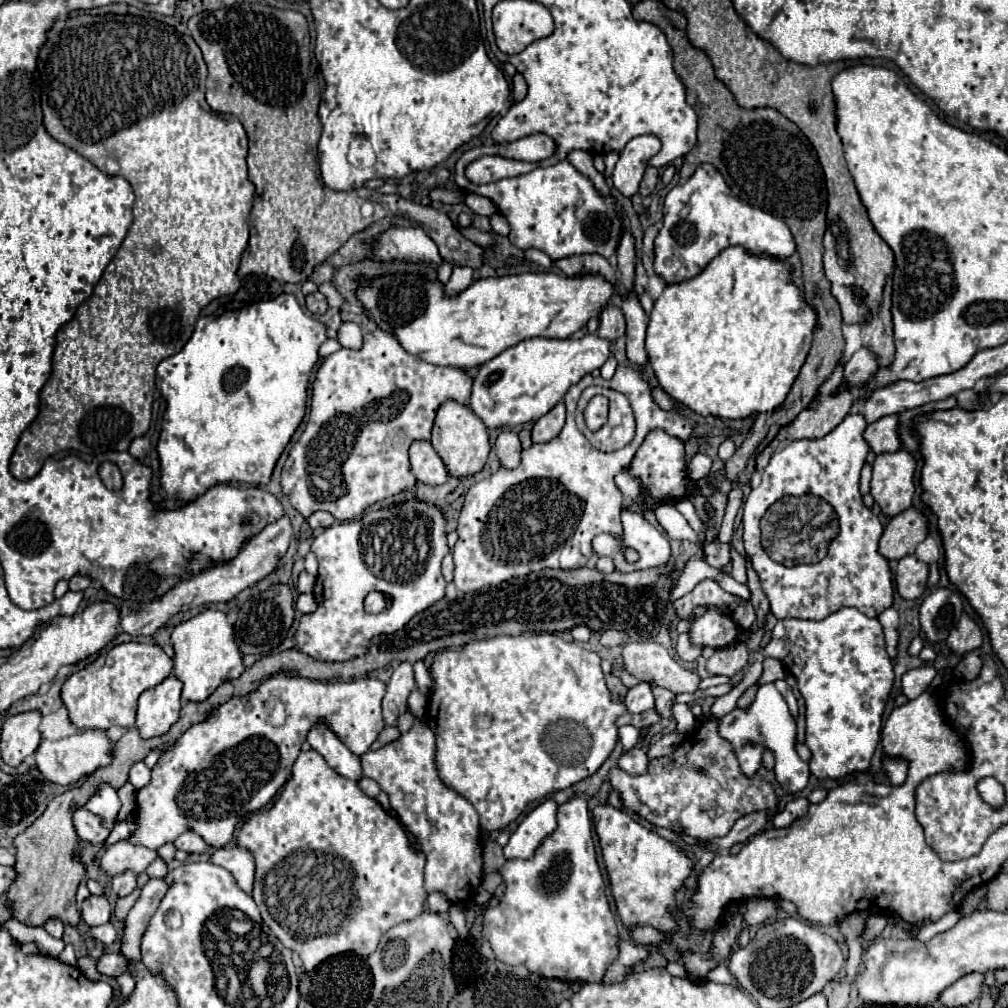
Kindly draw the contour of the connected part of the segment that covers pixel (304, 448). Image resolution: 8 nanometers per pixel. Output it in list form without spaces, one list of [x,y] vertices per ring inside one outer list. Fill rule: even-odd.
[[[375,328],[363,338],[359,350],[341,348],[327,356],[319,366],[313,382],[311,412],[305,430],[297,444],[291,448],[289,458],[281,472],[281,490],[289,498],[291,506],[305,518],[315,510],[331,512],[337,520],[355,520],[375,502],[385,500],[401,492],[403,488],[415,486],[415,476],[411,474],[407,450],[413,440],[429,440],[431,426],[437,408],[445,400],[457,400],[469,404],[471,378],[467,372],[427,364],[419,356],[413,356],[401,348],[401,344],[387,332]]]

